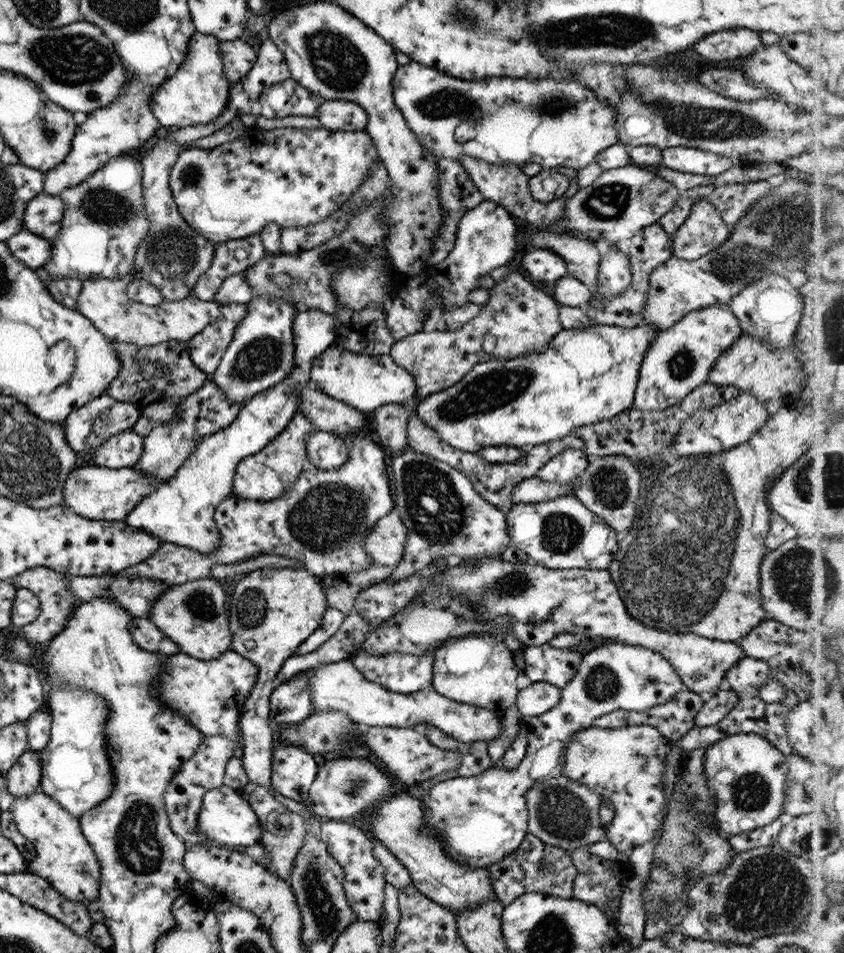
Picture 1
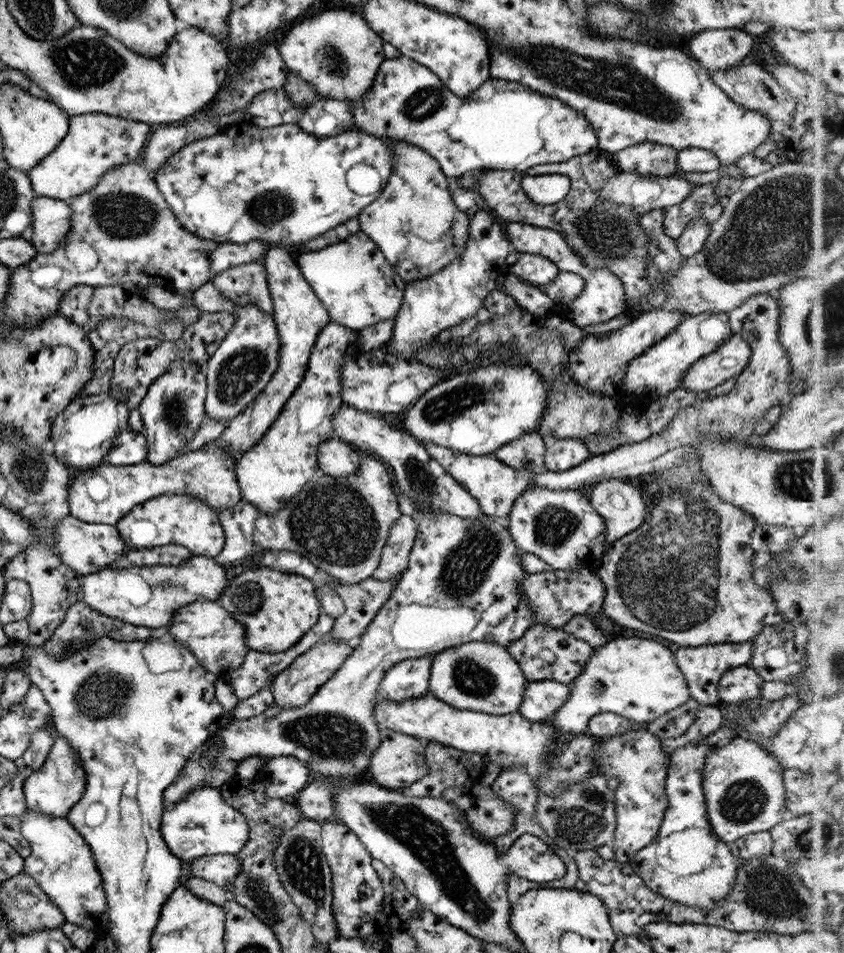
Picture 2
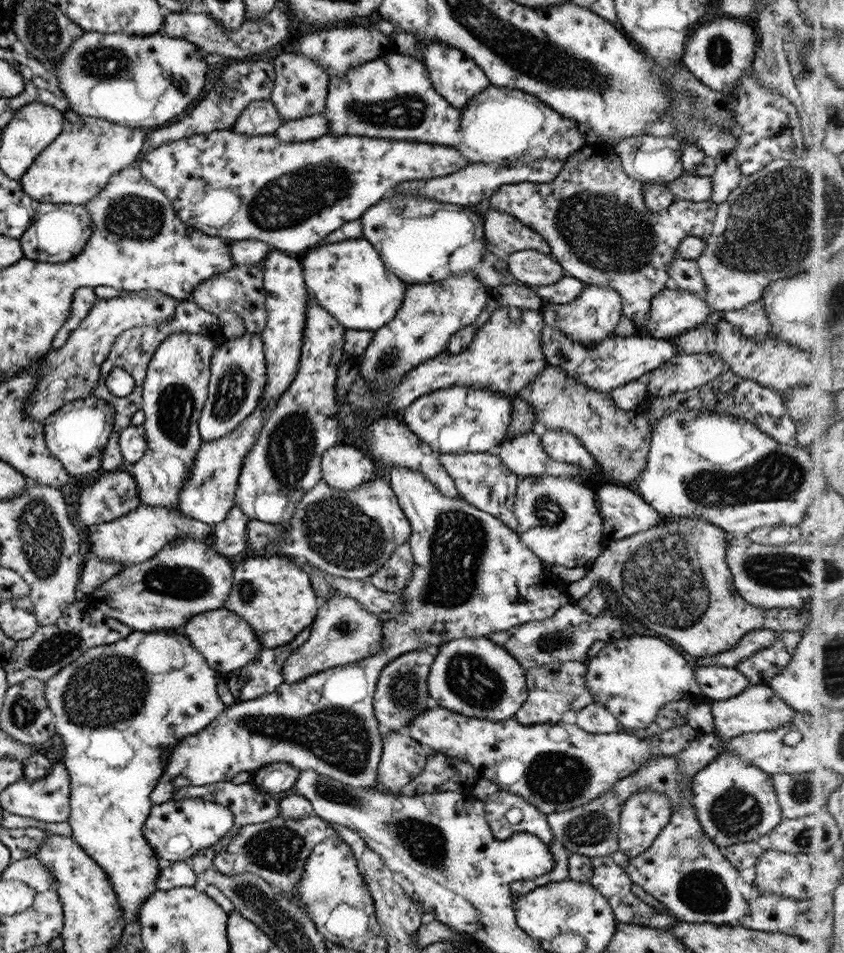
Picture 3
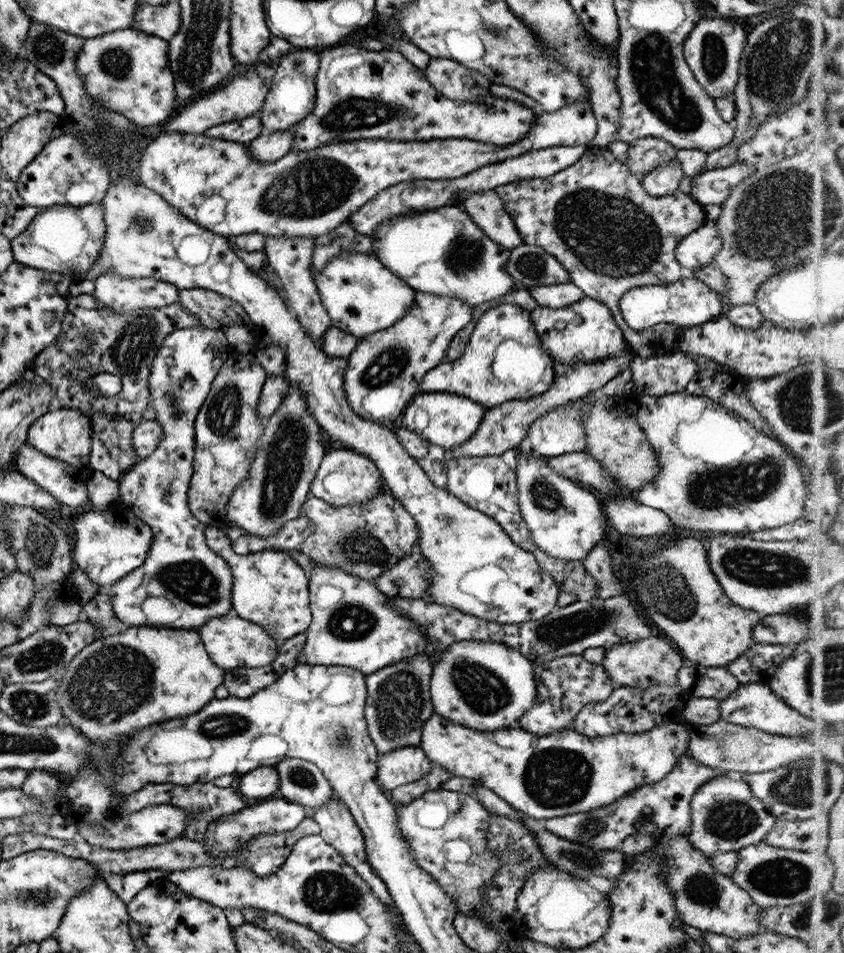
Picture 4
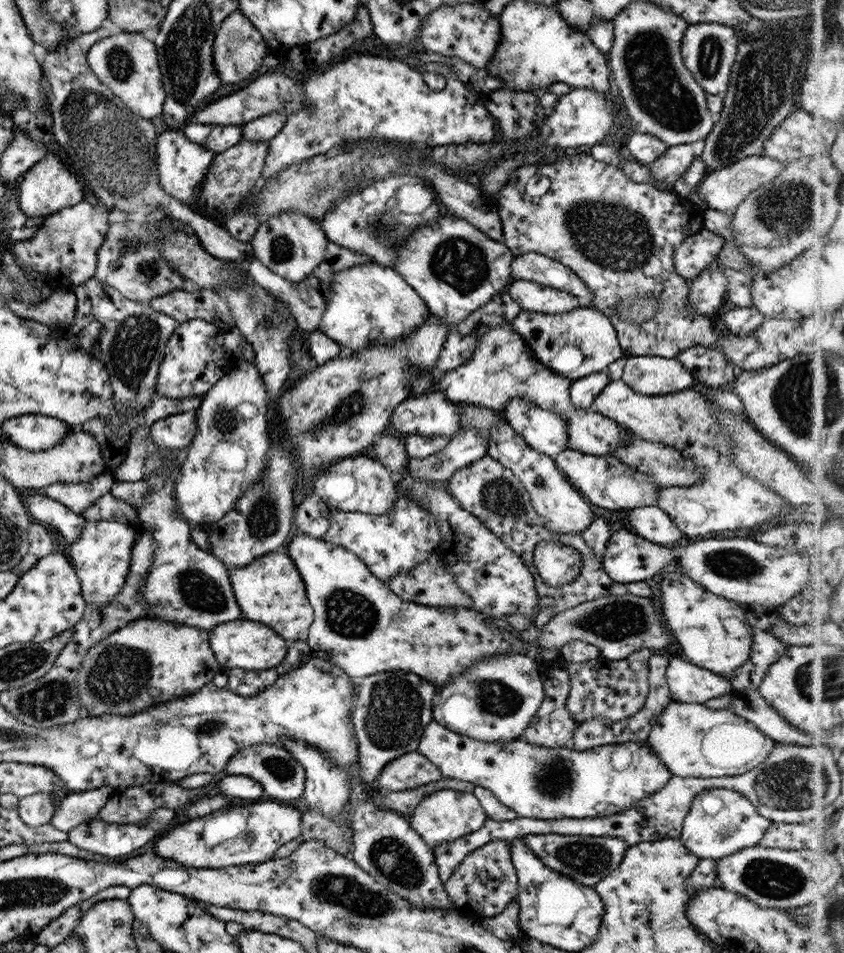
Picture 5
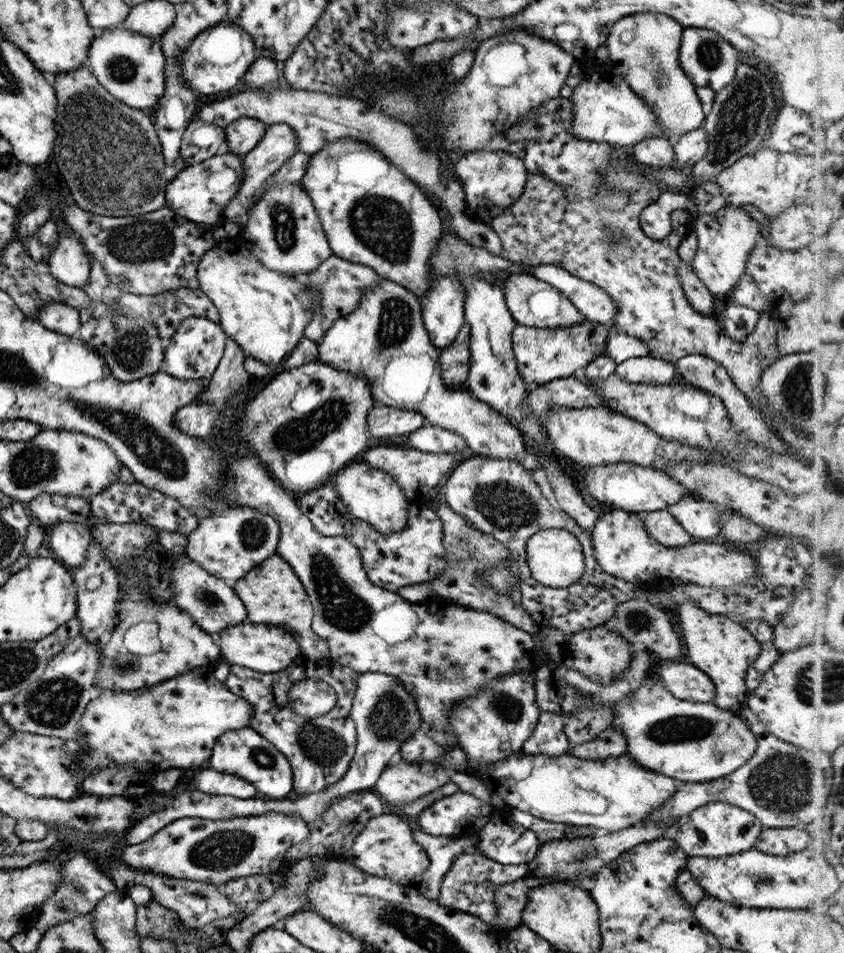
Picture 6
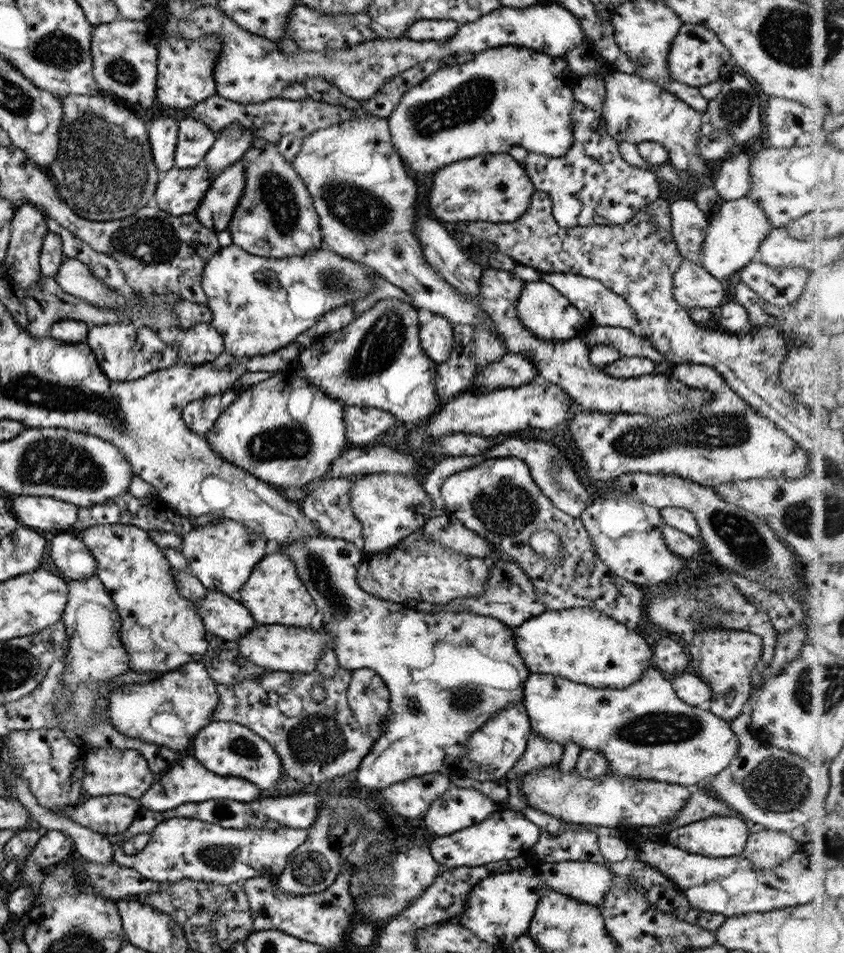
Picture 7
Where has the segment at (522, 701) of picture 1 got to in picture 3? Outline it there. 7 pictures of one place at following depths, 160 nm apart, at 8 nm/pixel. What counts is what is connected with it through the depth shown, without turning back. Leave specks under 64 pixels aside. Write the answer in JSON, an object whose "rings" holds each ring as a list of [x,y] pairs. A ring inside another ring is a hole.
{"rings":[[[565,661],[530,668],[524,673],[527,688],[526,699],[514,714],[521,724],[557,723],[569,710],[578,711],[592,703],[592,696],[583,686],[587,667],[585,662]]]}

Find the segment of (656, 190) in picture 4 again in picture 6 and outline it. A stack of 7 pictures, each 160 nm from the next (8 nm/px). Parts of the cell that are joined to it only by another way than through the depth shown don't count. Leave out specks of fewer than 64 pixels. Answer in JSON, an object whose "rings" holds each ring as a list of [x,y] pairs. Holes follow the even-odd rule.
{"rings":[[[702,127],[686,132],[673,140],[672,147],[675,153],[674,166],[681,168],[696,163],[705,156],[708,147],[706,132]]]}

